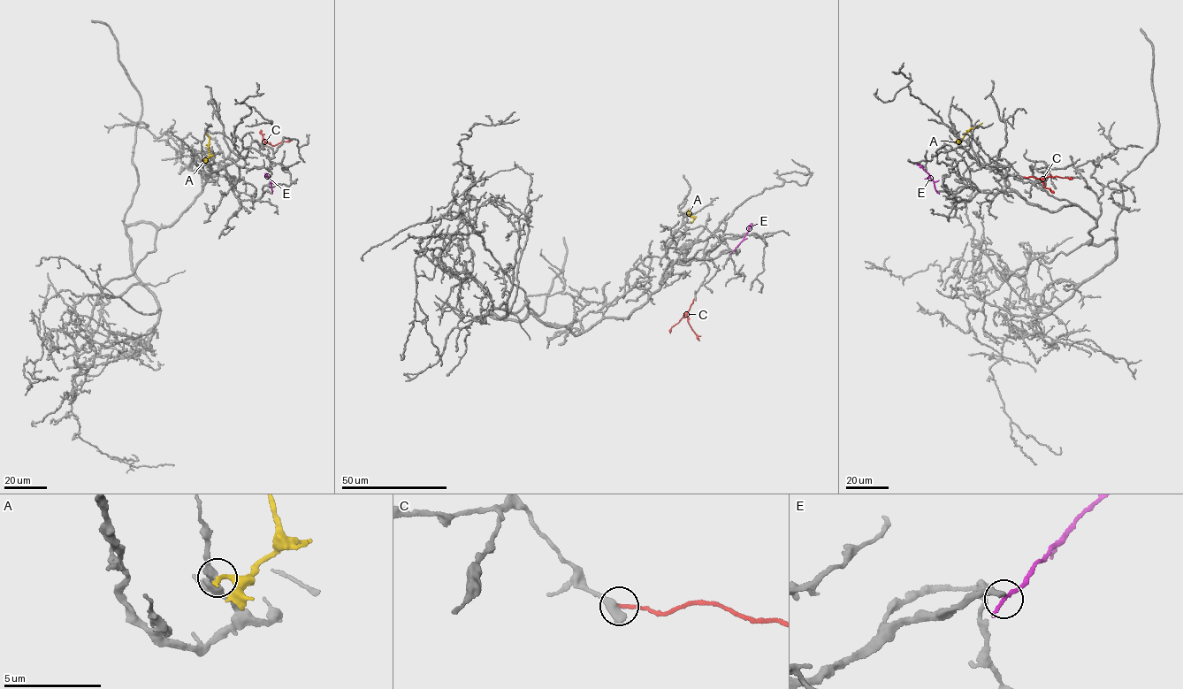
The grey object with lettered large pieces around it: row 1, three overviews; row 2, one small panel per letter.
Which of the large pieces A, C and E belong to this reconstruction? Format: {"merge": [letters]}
{"merge": []}

